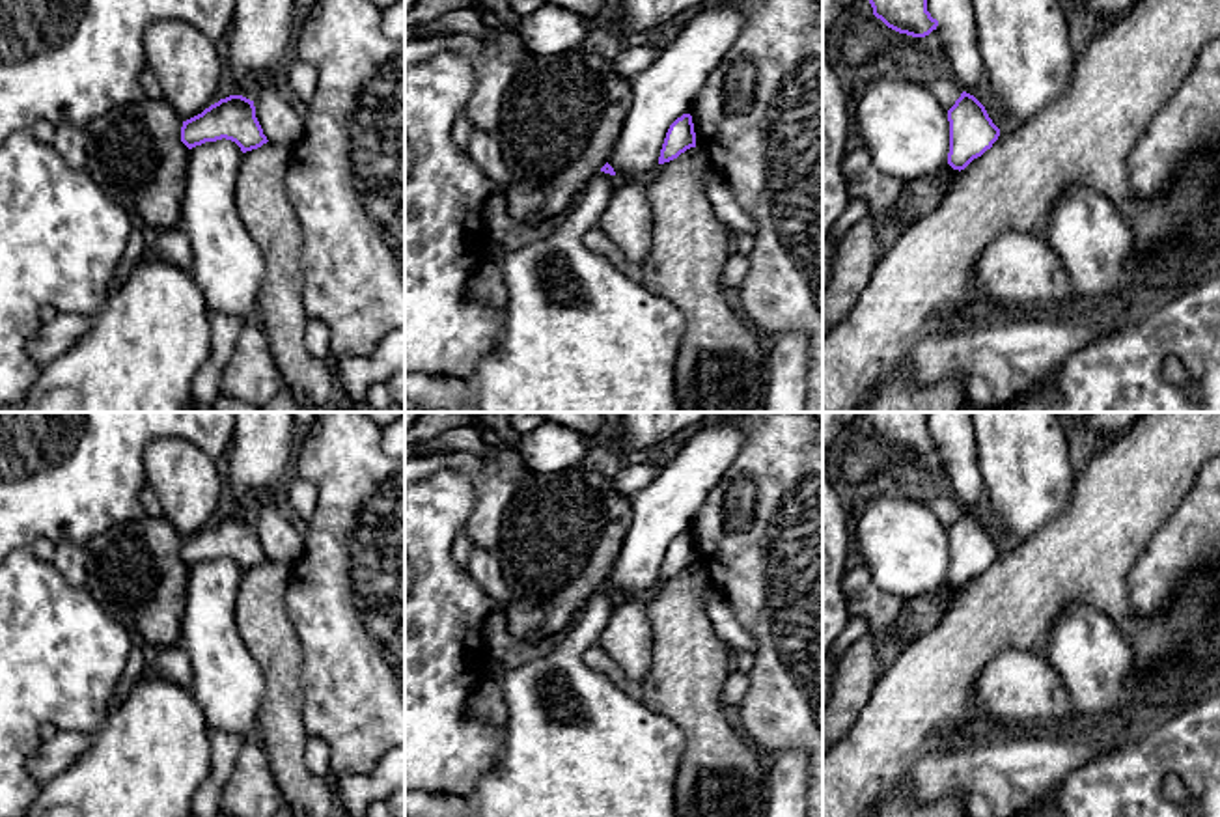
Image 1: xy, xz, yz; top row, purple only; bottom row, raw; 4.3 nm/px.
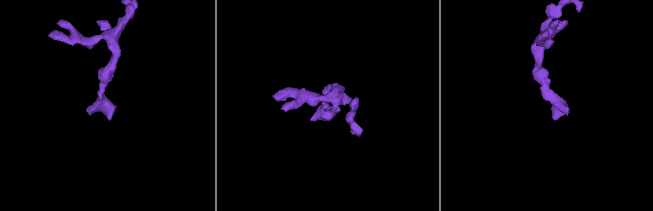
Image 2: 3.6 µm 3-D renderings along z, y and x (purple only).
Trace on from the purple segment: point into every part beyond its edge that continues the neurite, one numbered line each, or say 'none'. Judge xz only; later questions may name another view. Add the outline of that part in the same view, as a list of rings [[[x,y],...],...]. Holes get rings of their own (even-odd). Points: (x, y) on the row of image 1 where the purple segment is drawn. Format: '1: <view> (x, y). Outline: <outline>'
1: xz (581, 334). Outline: [[[597,172],[561,226],[545,239],[517,250],[496,248],[485,263],[498,263],[507,287],[502,310],[504,338],[483,356],[468,379],[479,412],[681,412],[675,390],[675,364],[685,334],[679,308],[647,291],[631,269],[614,267],[604,256],[589,250],[582,237],[603,216],[614,194],[614,175]]]

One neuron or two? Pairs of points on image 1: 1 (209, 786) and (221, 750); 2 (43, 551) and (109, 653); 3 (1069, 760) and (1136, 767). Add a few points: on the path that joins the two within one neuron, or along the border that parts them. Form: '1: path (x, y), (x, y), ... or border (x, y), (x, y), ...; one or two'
1: path (219, 776), (221, 760); one
2: border (28, 547), (36, 556), (49, 562); two
3: border (1131, 745), (1088, 761), (1062, 784); two

